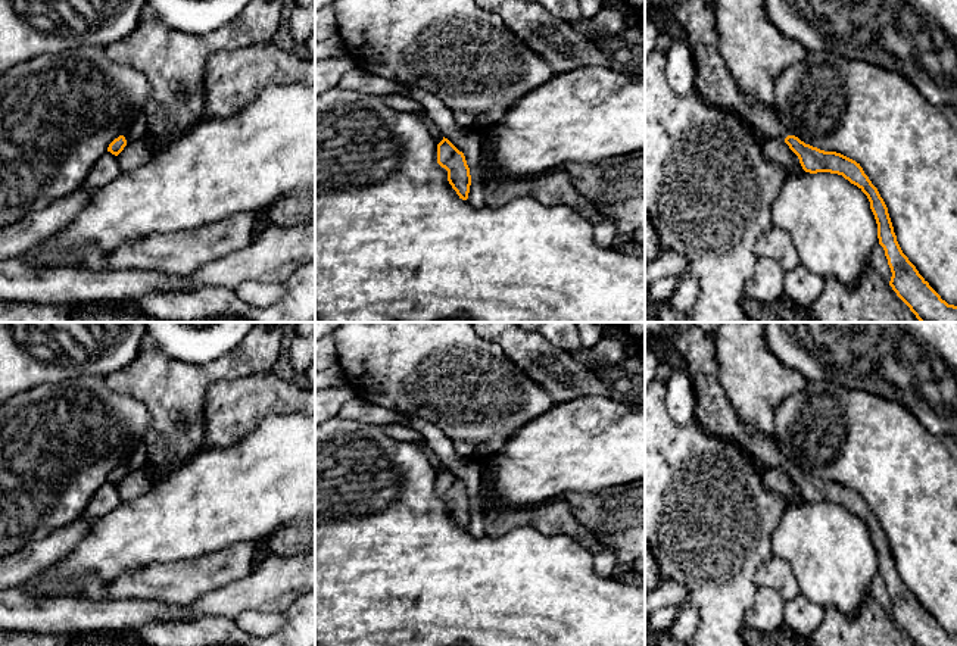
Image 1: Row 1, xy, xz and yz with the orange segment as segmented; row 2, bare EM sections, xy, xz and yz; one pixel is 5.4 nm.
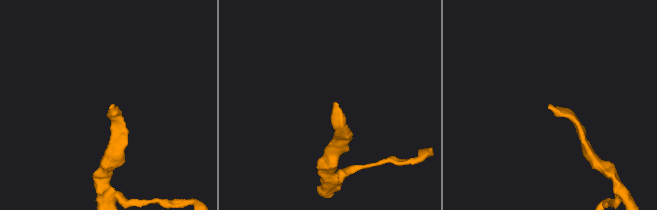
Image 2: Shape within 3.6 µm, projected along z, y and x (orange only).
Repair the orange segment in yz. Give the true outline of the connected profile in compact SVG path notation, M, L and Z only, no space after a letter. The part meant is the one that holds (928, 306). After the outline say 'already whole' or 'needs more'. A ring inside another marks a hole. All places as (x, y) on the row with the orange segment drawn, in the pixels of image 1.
M676 0L667 13L685 29L685 38L692 49L696 66L695 90L702 99L711 106L736 112L761 140L783 140L798 156L805 172L838 174L857 185L870 202L877 224L879 244L885 250L892 272L889 281L892 290L920 322L957 322L957 306L942 300L903 253L888 207L860 163L841 153L820 150L795 135L789 135L774 106L764 106L739 90L738 81L718 52L714 18L708 4L701 0Z; needs more

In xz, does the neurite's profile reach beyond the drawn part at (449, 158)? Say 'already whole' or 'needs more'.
already whole

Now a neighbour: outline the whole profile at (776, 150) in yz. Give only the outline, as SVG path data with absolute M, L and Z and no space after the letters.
M780 138L764 140L763 156L769 162L783 166L788 172L801 165L798 156L789 149L785 140Z

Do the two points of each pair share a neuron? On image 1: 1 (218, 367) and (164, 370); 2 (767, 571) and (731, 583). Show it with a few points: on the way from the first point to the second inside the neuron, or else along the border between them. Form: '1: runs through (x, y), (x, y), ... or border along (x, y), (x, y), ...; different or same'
1: runs through (205, 373), (177, 373); same
2: border along (772, 555), (756, 570), (756, 586); different

